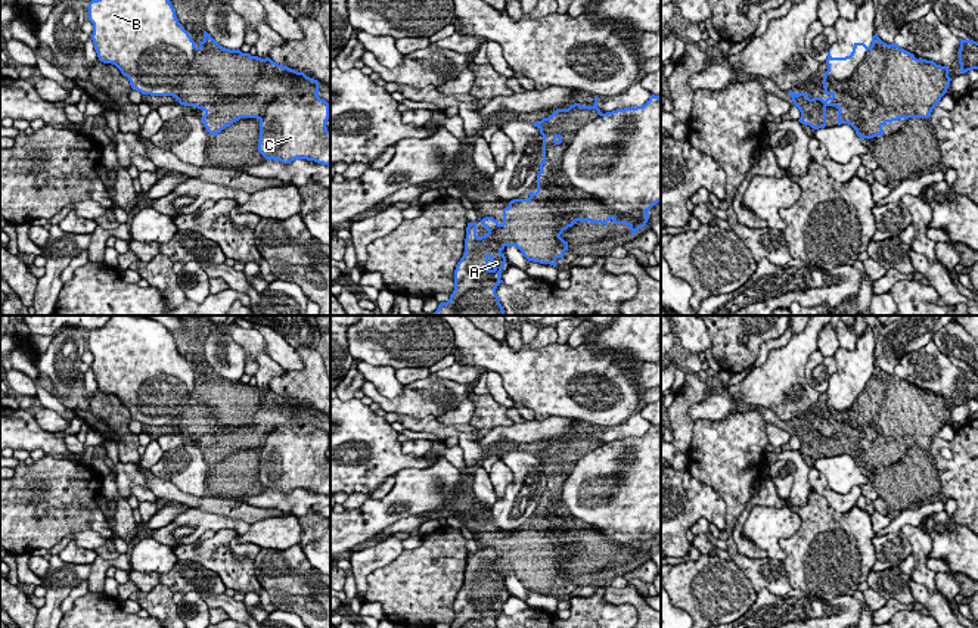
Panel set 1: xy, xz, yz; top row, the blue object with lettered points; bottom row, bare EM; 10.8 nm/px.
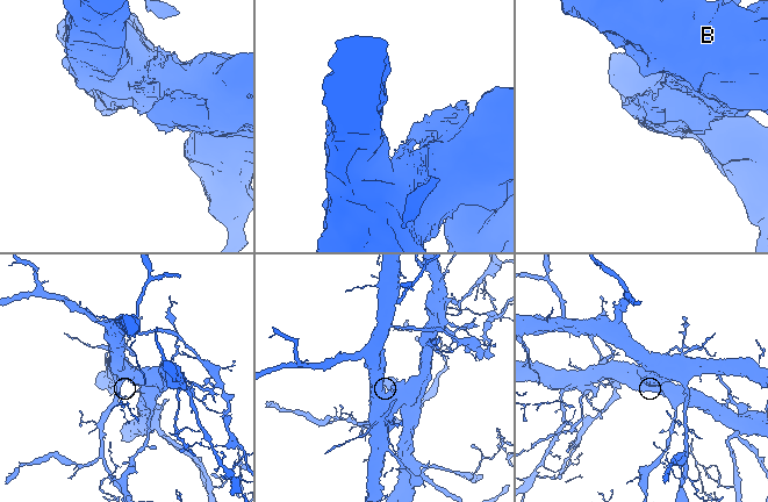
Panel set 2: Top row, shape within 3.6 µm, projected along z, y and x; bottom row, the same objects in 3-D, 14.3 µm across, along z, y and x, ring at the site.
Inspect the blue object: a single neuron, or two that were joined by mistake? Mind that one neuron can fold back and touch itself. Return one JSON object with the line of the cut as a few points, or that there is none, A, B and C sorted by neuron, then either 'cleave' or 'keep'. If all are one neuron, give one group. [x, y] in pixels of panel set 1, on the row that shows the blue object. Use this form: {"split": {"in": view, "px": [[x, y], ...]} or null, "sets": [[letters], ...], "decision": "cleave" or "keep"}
{"split": {"in": "yz", "px": [[882, 42], [879, 99], [890, 121]]}, "sets": [["A", "B"], ["C"]], "decision": "cleave"}

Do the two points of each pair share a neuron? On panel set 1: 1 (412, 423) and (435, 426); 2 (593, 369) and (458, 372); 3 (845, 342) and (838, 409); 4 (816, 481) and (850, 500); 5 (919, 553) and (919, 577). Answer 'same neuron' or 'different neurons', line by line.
1: same neuron
2: different neurons
3: different neurons
4: same neuron
5: same neuron

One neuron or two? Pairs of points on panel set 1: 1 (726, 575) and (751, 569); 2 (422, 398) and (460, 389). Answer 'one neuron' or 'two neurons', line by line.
1: two neurons
2: one neuron

